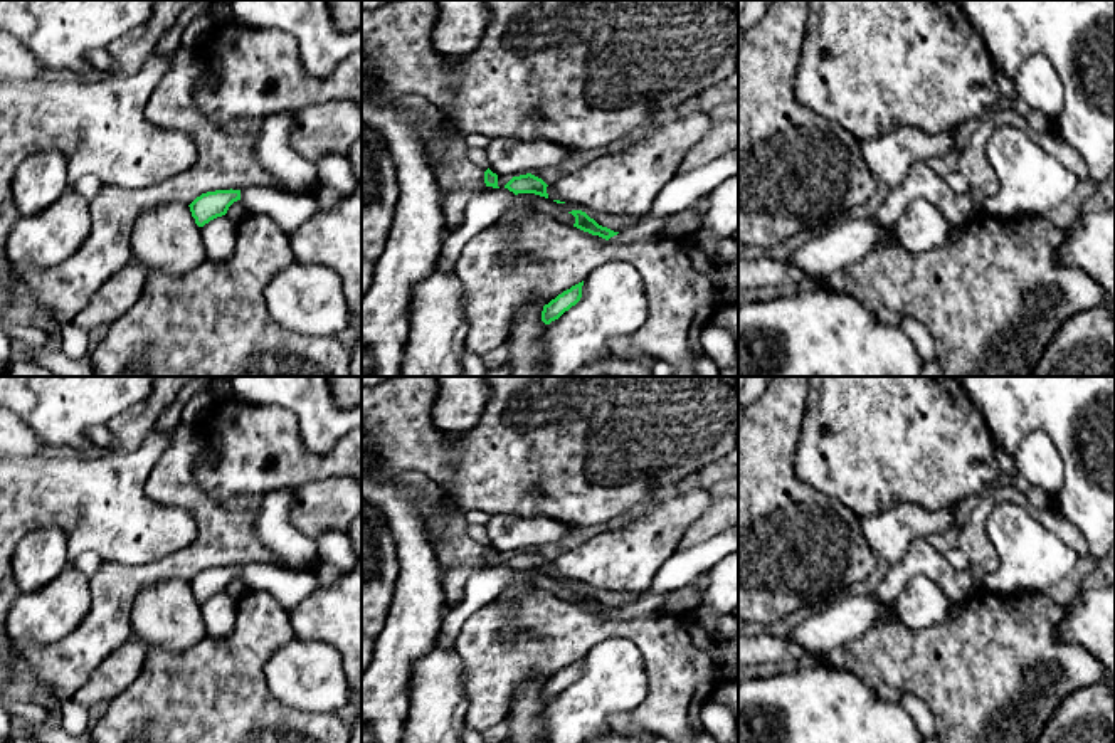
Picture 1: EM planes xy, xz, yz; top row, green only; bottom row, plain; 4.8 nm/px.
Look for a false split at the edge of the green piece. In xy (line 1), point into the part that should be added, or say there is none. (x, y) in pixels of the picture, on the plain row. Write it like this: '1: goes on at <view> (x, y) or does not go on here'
1: goes on at xy (288, 585)

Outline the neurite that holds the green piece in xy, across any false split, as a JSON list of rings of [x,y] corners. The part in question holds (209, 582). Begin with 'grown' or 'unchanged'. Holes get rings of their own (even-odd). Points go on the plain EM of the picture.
grown; [[[247,563],[244,566],[215,566],[197,573],[188,583],[195,600],[203,603],[210,597],[227,590],[229,583],[240,577],[247,590],[271,593],[288,612],[320,588],[313,570],[294,570],[281,563]]]

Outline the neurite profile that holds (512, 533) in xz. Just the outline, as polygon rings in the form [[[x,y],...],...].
[[[493,514],[486,524],[489,546],[498,553],[520,553],[565,538],[577,526],[553,518]]]

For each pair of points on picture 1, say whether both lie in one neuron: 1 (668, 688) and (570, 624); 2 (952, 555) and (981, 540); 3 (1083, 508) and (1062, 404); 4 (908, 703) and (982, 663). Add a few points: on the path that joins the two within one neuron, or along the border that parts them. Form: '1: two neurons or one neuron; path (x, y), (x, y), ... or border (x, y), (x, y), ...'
1: one neuron; path (665, 658), (636, 629), (601, 627)
2: two neurons; border (957, 547), (971, 563)
3: one neuron; path (1083, 483), (1072, 469), (1067, 429)
4: two neurons; border (903, 693), (915, 695), (929, 708), (935, 725)

